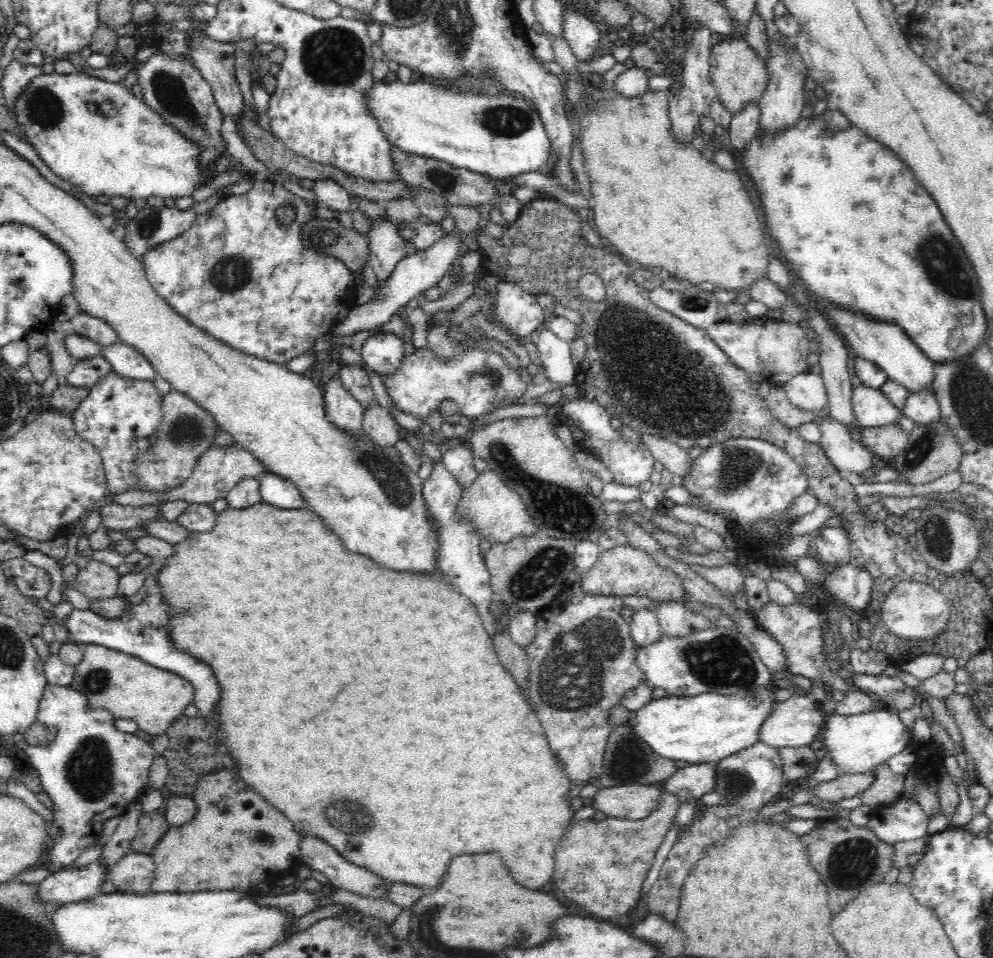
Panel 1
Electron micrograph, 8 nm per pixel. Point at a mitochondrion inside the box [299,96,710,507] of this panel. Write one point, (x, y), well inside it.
(508, 120)

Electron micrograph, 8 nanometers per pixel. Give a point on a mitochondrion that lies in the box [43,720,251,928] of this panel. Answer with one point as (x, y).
(89, 770)

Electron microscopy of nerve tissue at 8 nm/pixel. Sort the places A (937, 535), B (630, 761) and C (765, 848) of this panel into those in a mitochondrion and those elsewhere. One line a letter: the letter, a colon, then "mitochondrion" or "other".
A: mitochondrion
B: mitochondrion
C: other

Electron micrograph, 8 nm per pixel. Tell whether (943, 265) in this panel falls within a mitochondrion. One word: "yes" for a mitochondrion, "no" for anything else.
yes

